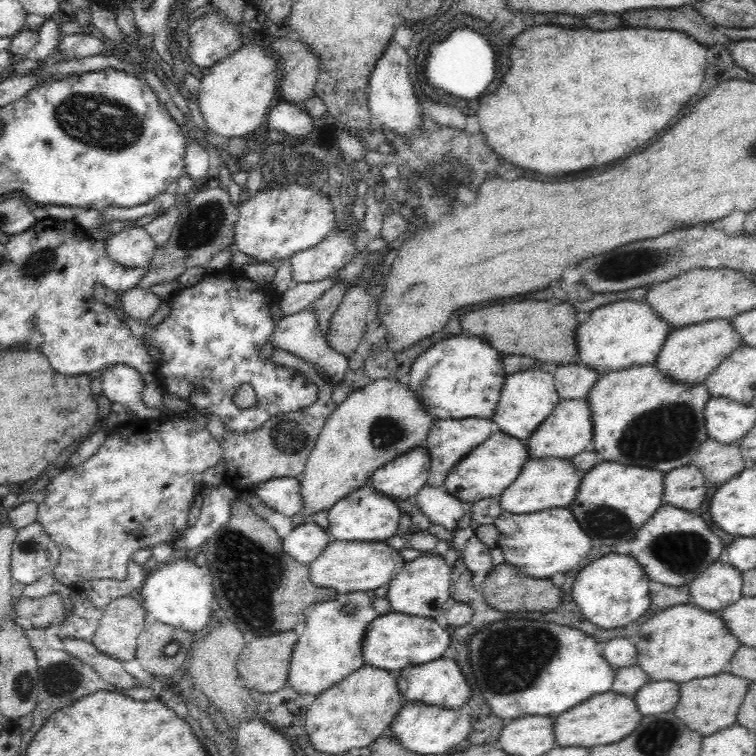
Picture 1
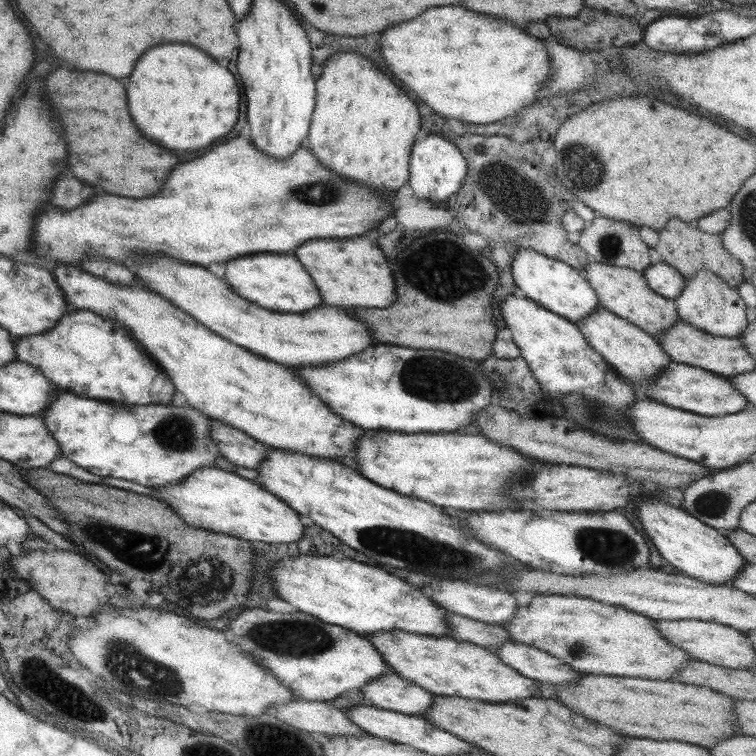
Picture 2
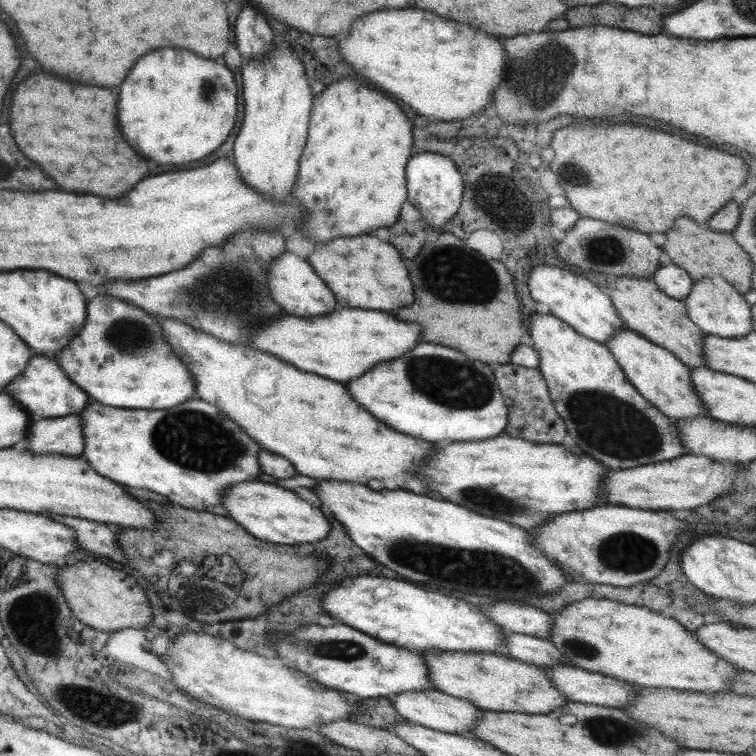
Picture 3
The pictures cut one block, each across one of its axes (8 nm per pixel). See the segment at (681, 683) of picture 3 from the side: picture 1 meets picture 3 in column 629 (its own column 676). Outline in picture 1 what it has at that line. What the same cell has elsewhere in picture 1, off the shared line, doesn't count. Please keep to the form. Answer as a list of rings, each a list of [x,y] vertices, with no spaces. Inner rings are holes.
[[[694,604],[672,606],[660,614],[656,614],[648,622],[639,622],[642,628],[638,636],[634,636],[637,649],[636,665],[650,681],[666,681],[683,683],[696,678],[706,678],[725,672],[732,655],[739,649],[739,642],[729,633],[717,612],[702,610]]]

